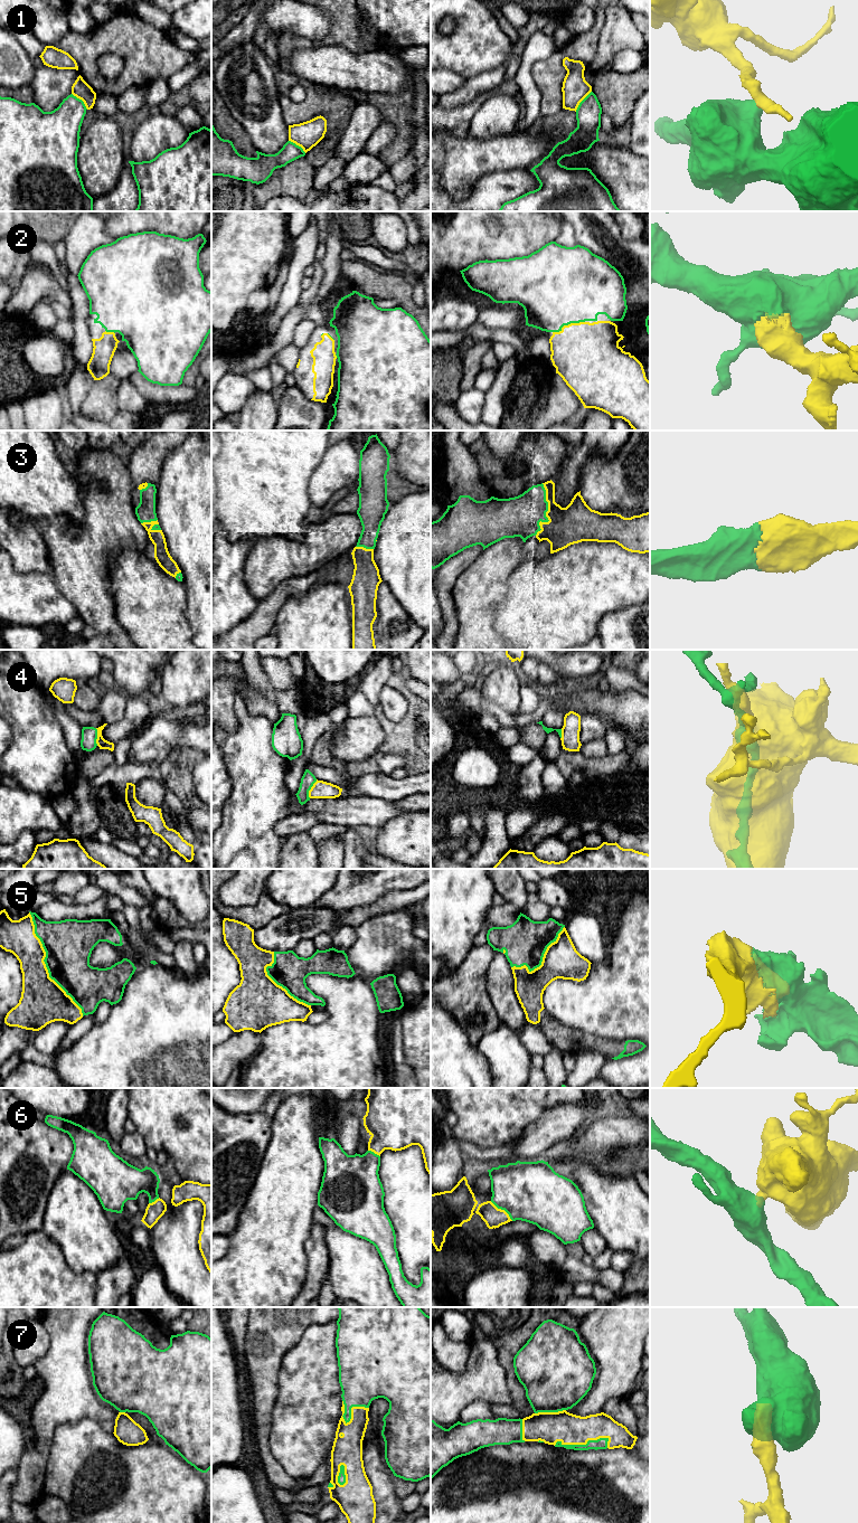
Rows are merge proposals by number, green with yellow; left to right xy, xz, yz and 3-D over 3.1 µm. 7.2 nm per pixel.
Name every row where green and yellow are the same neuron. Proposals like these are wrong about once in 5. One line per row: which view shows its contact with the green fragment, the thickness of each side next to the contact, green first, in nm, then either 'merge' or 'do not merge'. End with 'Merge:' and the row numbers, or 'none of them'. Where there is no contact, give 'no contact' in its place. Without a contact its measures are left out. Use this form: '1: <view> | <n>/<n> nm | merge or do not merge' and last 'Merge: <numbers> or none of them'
1: yz | 180/190 nm | do not merge
2: yz | 500/460 nm | merge
3: yz | 280/280 nm | merge
4: xz | 100/130 nm | do not merge
5: xy | 340/300 nm | merge
6: yz | 440/140 nm | merge
7: yz | 80/220 nm | merge
Merge: 2, 3, 5, 6, 7

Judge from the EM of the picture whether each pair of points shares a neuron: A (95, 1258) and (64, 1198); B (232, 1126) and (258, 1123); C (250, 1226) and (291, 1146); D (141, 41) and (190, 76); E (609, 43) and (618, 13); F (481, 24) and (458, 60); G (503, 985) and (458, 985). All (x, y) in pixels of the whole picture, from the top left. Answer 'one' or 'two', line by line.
A: one
B: one
C: one
D: two
E: one
F: one
G: two

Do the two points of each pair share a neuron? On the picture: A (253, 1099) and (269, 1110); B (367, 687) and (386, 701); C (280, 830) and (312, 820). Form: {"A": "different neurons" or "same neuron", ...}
{"A": "different neurons", "B": "different neurons", "C": "same neuron"}

